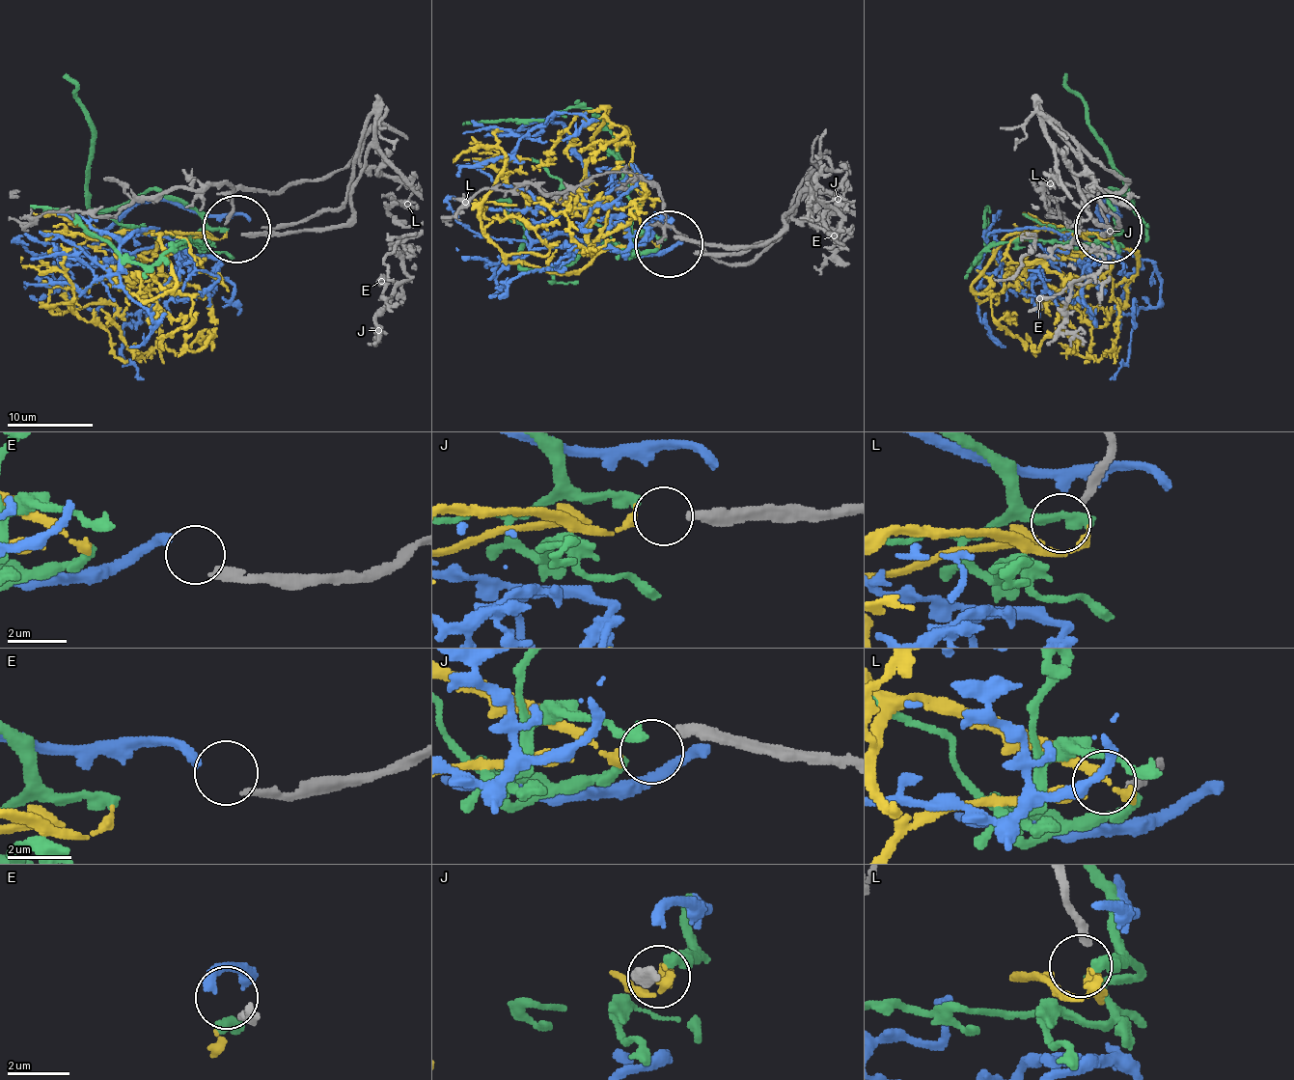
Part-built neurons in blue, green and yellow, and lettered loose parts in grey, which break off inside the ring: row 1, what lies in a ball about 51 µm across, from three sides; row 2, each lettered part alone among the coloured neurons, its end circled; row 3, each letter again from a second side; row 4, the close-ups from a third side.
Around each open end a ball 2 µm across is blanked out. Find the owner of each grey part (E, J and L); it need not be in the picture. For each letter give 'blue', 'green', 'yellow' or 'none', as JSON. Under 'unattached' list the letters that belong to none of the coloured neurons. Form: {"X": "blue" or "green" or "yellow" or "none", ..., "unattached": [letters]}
{"E": "blue", "J": "yellow", "L": "none", "unattached": ["L"]}

